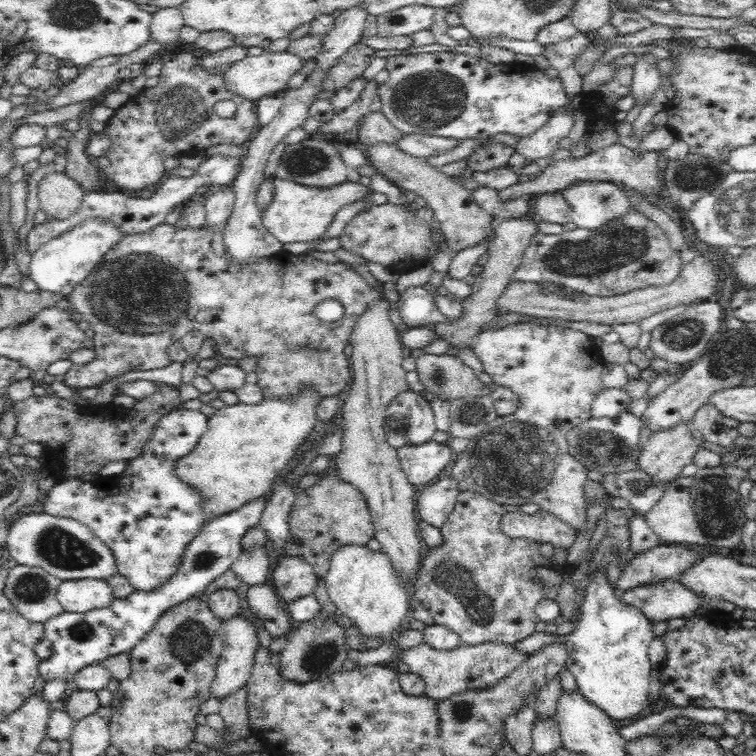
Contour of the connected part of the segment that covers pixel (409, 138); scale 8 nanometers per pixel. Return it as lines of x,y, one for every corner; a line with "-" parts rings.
408,133
402,134
402,137
395,142
395,145
406,154
415,156
416,158
428,158
428,156
444,154
444,152
449,151
453,146
456,146
458,141
456,138

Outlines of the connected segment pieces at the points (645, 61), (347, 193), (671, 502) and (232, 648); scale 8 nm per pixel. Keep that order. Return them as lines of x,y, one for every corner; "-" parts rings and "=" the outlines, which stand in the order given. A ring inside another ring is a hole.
640,55
640,60
633,67
634,75
630,97
634,99
634,105
646,107
652,101
653,95
662,83
660,73
656,69
656,60
650,55
=
271,179
274,194
270,202
261,210
261,219
268,234
282,244
293,242
312,242
322,239
322,235
340,208
351,202
364,199
374,190
360,183
346,182
334,189
314,189
294,182
=
720,467
700,468
693,477
680,477
676,482
670,482
665,487
662,500
648,512
642,514
648,529
654,532
659,541
667,545
698,545
706,548
736,548
742,543
742,532
749,520
744,515
746,499
738,489
739,480
728,476
=
241,613
223,621
223,632
225,646
210,688
212,696
218,698
245,686
261,646
256,625

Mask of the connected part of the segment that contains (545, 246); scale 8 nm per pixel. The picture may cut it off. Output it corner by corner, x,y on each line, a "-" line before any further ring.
632,208
592,230
577,228
550,235
534,233
513,280
547,282
576,293
606,298
668,284
682,267
682,261
670,247
664,230

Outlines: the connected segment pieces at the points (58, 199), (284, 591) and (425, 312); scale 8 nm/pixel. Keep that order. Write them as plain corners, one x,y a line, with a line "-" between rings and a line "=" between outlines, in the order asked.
65,173
48,174
39,182
39,209
48,219
66,220
78,212
85,192
=
286,556
278,561
268,584
284,604
315,592
318,577
311,566
299,557
=
407,286
399,295
397,305
402,321
412,328
449,320
436,308
428,286

